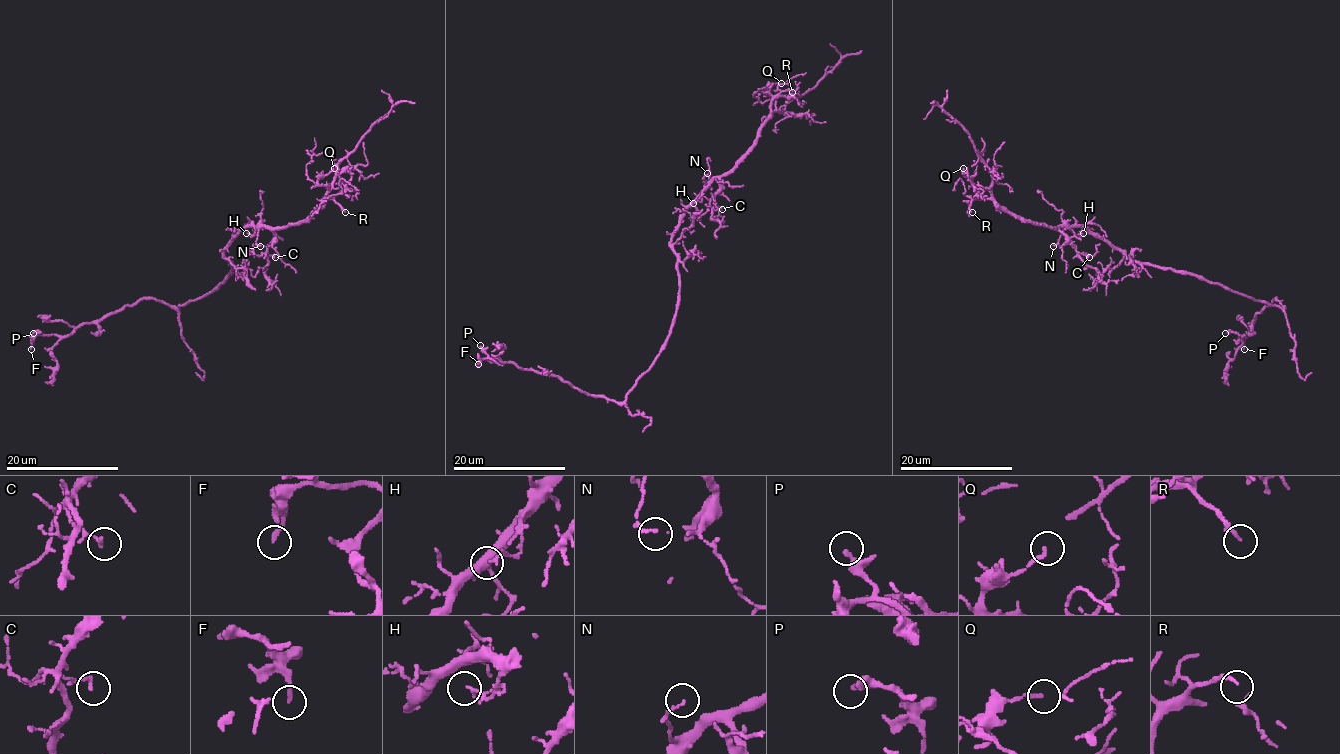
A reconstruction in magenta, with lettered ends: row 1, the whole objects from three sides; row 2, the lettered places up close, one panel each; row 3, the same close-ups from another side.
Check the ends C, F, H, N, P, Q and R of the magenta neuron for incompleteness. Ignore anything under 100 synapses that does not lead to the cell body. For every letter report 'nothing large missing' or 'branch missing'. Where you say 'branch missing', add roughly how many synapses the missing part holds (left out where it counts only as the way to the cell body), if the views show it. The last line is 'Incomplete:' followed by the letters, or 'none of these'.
C: nothing large missing
F: nothing large missing
H: nothing large missing
N: nothing large missing
P: nothing large missing
Q: nothing large missing
R: nothing large missing
Incomplete: none of these

